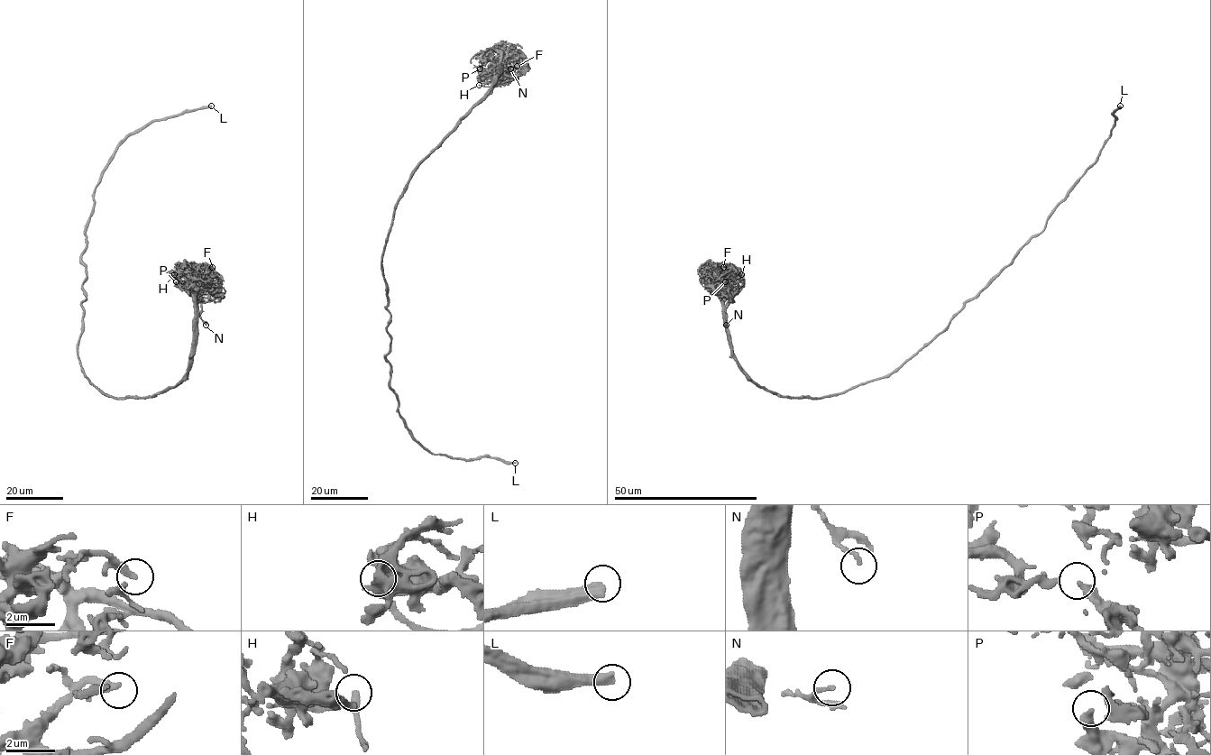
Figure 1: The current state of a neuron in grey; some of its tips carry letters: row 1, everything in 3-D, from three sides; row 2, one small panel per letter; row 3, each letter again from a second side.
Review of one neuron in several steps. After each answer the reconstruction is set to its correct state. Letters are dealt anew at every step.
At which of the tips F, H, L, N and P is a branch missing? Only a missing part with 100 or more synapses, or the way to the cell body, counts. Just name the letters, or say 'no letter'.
L

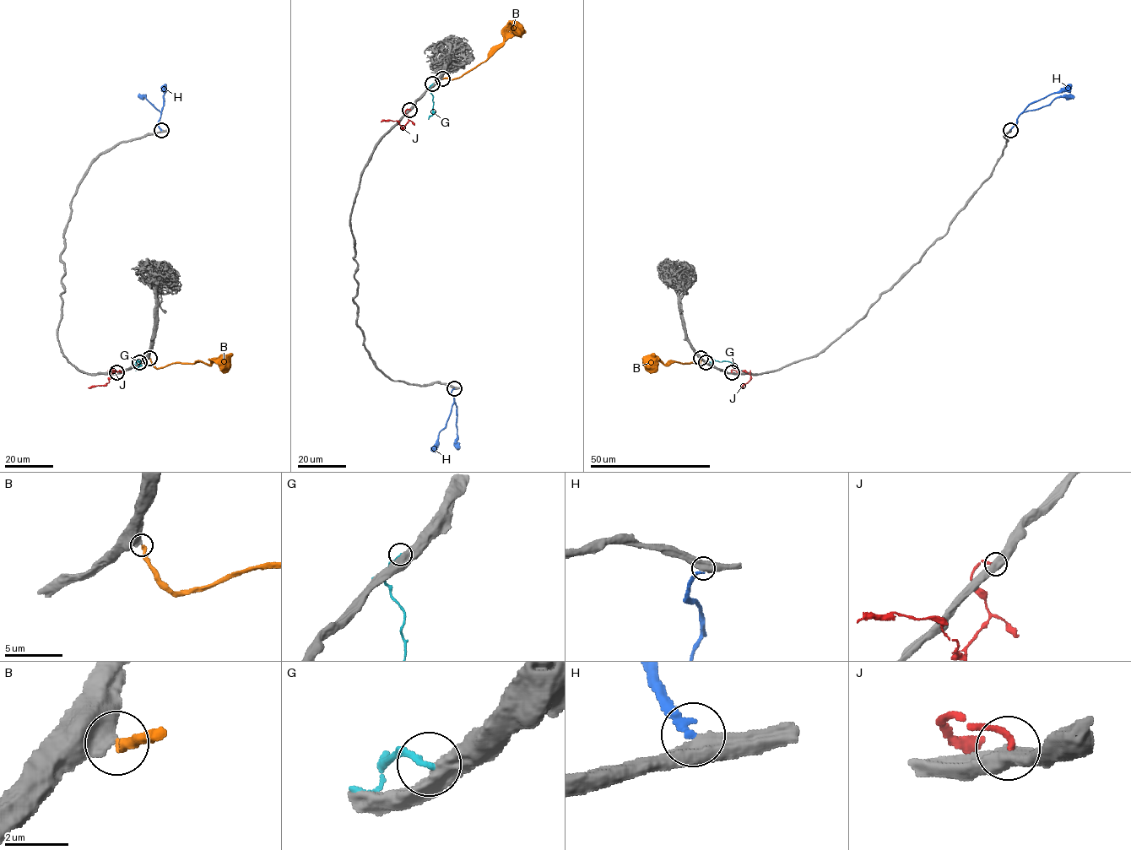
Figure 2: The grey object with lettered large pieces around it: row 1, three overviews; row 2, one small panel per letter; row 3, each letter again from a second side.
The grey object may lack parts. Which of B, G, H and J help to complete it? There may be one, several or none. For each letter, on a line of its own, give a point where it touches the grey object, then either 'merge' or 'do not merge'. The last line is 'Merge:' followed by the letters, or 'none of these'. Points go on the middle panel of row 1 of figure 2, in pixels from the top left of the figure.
B: contact (442, 78); merge
G: contact (432, 83); do not merge
H: contact (454, 388); merge
J: contact (409, 110); do not merge
Merge: B, H

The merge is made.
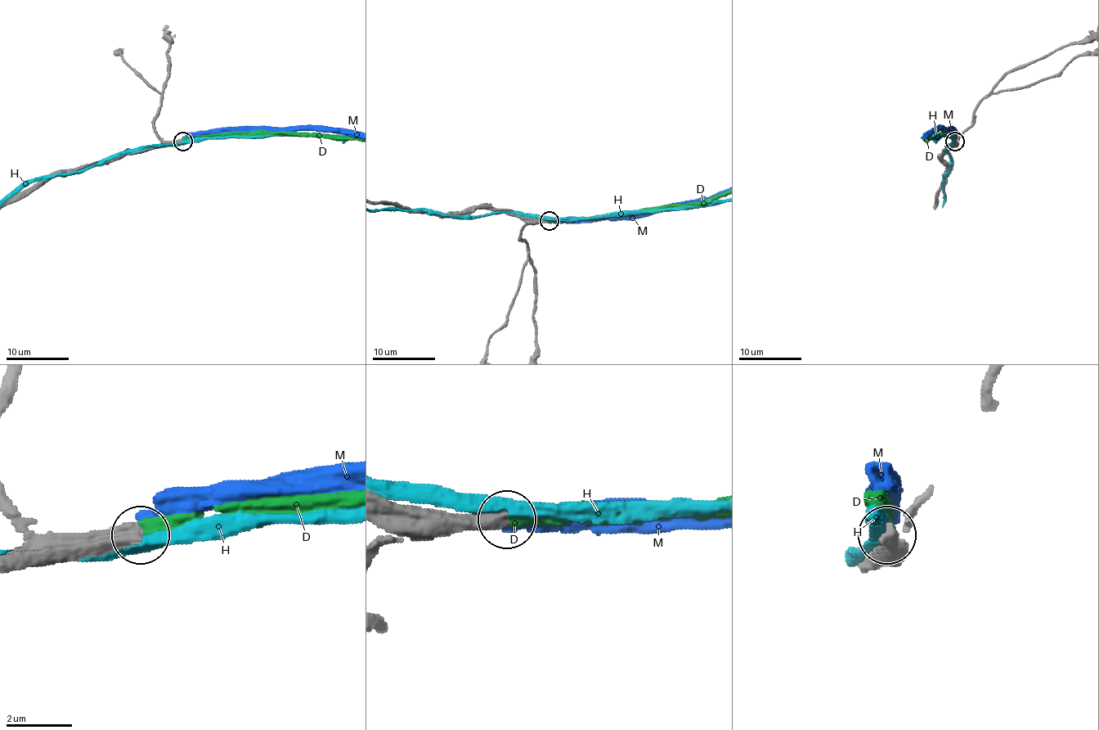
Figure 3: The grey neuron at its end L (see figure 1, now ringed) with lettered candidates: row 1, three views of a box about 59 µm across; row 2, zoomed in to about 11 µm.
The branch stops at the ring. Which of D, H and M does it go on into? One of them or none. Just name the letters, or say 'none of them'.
D

